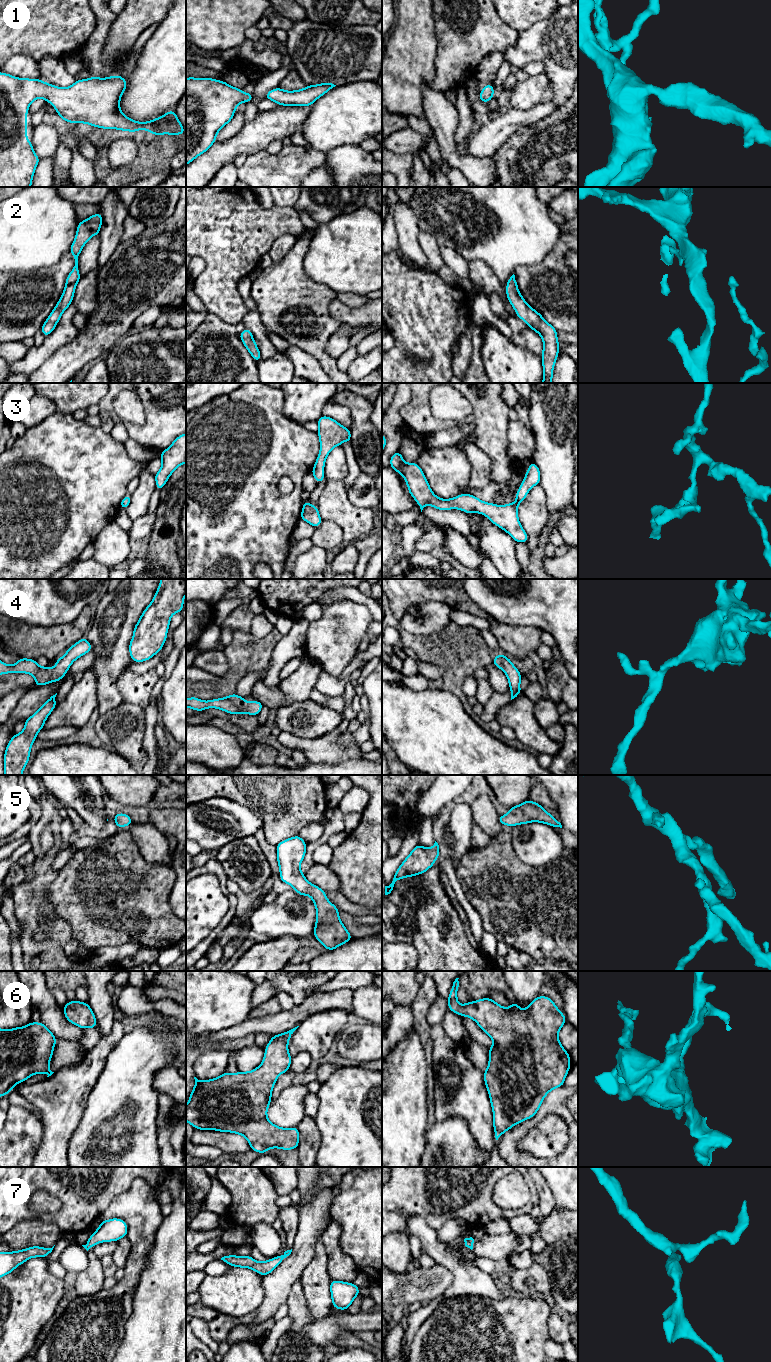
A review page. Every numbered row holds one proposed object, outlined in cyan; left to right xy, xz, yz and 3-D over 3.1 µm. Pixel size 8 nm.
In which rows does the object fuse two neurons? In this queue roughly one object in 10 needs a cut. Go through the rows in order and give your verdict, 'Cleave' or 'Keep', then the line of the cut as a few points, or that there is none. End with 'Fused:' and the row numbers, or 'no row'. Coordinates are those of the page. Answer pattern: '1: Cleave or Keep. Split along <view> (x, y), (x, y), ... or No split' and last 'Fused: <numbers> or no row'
1: Keep. No split
2: Keep. No split
3: Keep. No split
4: Keep. No split
5: Keep. No split
6: Keep. No split
7: Keep. No split
Fused: no row

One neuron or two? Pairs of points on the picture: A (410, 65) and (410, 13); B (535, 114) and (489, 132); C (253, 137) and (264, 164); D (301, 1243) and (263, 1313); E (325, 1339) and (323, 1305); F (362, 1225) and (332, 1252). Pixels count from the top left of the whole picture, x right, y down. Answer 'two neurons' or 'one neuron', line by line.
A: one neuron
B: one neuron
C: two neurons
D: one neuron
E: two neurons
F: two neurons

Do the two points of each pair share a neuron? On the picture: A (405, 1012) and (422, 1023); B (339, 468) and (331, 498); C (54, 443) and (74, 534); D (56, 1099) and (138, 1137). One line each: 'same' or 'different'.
A: different
B: different
C: same
D: different

